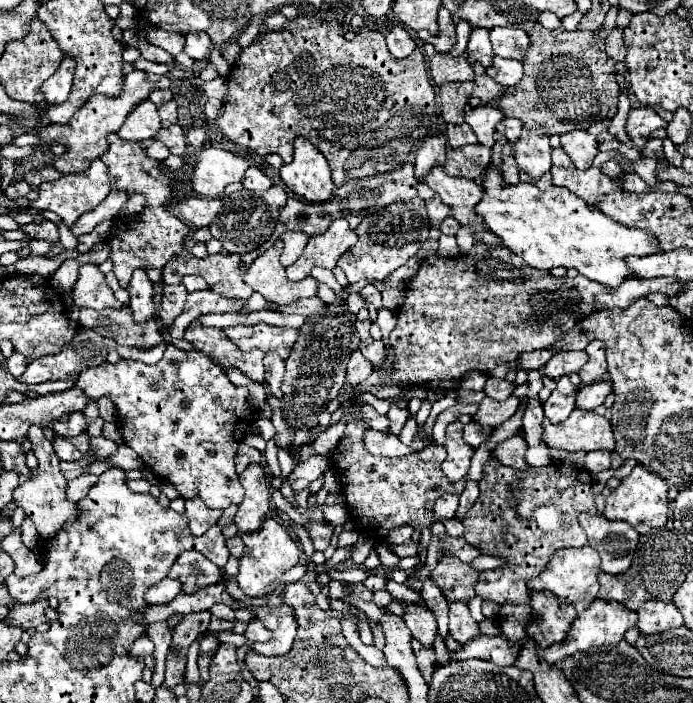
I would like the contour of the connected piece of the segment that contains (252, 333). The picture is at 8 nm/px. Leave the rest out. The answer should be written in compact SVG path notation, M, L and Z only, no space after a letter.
M257 323L253 327L229 327L225 329L227 337L239 345L239 349L253 349L261 347L263 351L275 349L283 359L289 357L289 351L293 343L299 337L299 329L287 329L287 327L273 327L267 323Z

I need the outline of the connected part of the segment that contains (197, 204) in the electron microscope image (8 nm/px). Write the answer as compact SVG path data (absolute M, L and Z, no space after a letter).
M189 197L181 201L181 219L191 227L209 227L215 215L219 213L223 201L221 199L199 199Z

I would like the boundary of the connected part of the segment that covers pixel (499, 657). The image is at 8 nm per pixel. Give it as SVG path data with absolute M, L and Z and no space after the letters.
M481 635L465 643L459 653L451 655L451 659L469 659L469 657L493 661L495 665L505 667L505 665L513 665L517 657L517 645L509 645L509 641L505 641L505 637L501 635L495 635L495 637Z

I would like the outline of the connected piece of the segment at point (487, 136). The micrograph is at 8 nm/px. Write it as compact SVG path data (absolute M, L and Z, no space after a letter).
M485 105L485 107L469 107L465 111L465 121L471 125L473 133L477 135L479 143L481 145L487 145L487 147L493 147L495 139L495 127L497 123L501 123L505 119L503 111L499 107L491 107L491 105Z

